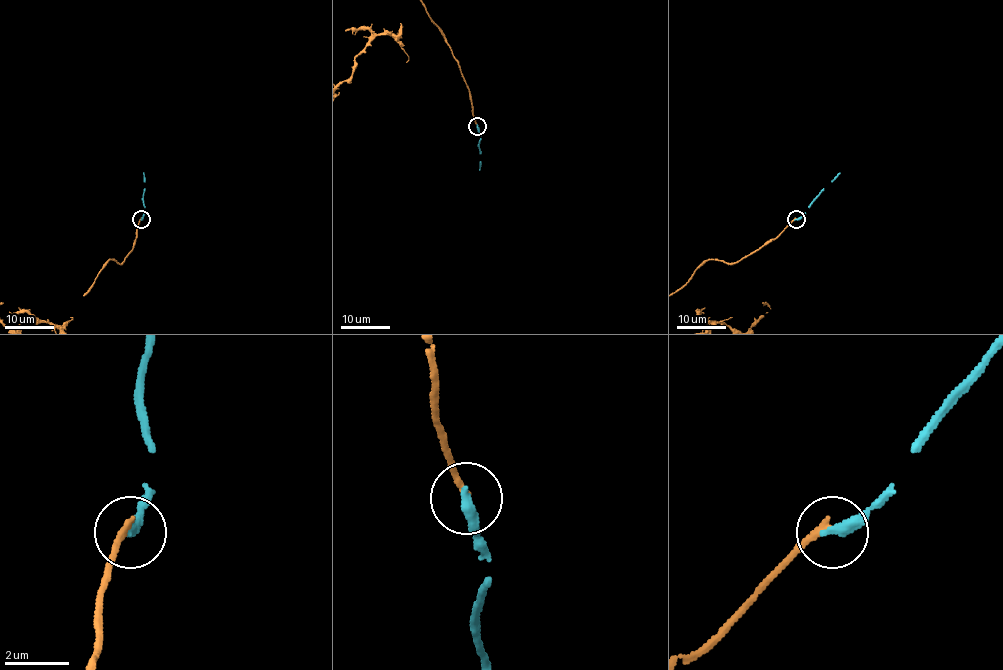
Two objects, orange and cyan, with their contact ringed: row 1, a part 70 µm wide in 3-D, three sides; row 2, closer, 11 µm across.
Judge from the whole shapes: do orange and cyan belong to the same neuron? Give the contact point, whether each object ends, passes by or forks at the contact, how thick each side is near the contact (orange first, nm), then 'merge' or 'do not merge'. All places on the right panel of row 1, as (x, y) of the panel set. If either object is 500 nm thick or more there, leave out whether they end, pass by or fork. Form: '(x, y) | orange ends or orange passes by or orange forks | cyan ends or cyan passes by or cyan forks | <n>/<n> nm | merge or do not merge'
(796, 219) | orange ends | cyan ends | 200/360 nm | do not merge

